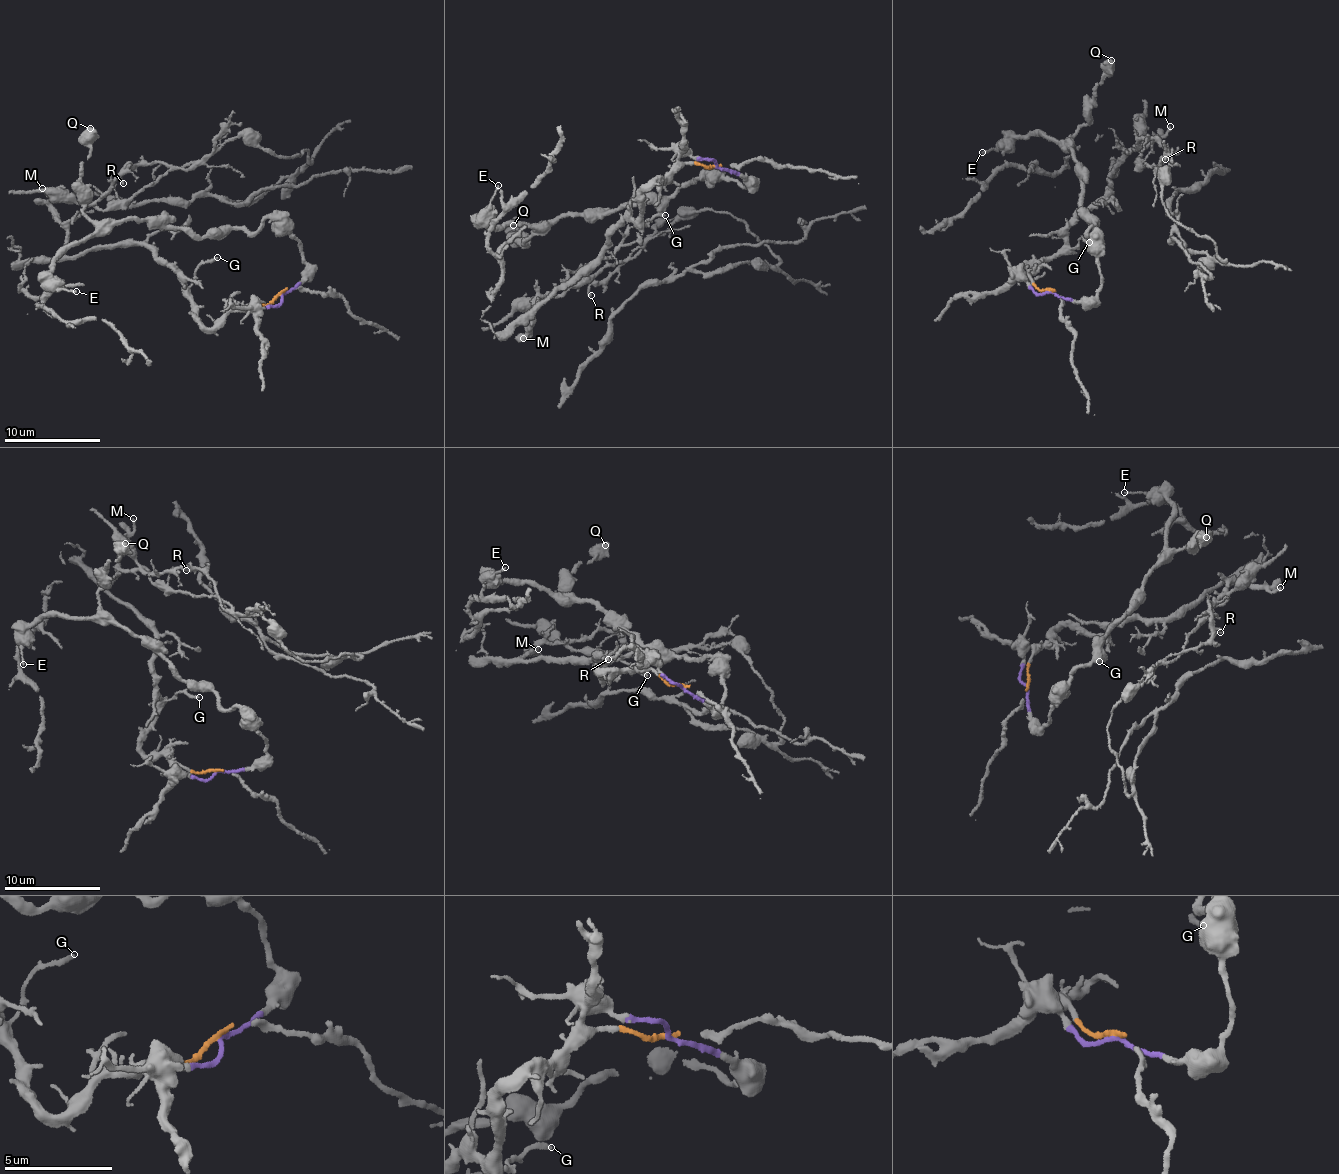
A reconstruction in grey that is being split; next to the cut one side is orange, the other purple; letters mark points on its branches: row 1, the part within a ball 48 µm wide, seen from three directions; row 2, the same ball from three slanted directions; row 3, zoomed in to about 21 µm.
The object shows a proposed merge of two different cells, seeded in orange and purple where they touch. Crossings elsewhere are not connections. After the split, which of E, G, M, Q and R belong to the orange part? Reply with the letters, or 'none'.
G, M, R

